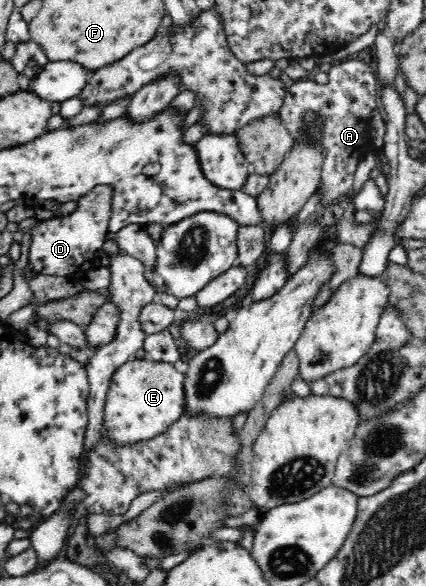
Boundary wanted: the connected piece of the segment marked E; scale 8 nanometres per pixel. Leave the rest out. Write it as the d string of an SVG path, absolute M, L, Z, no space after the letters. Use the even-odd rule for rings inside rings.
M145 357L124 362L113 373L104 404L103 425L109 437L117 443L138 443L160 436L187 411L184 393L185 373L176 370L173 363L149 360Z

